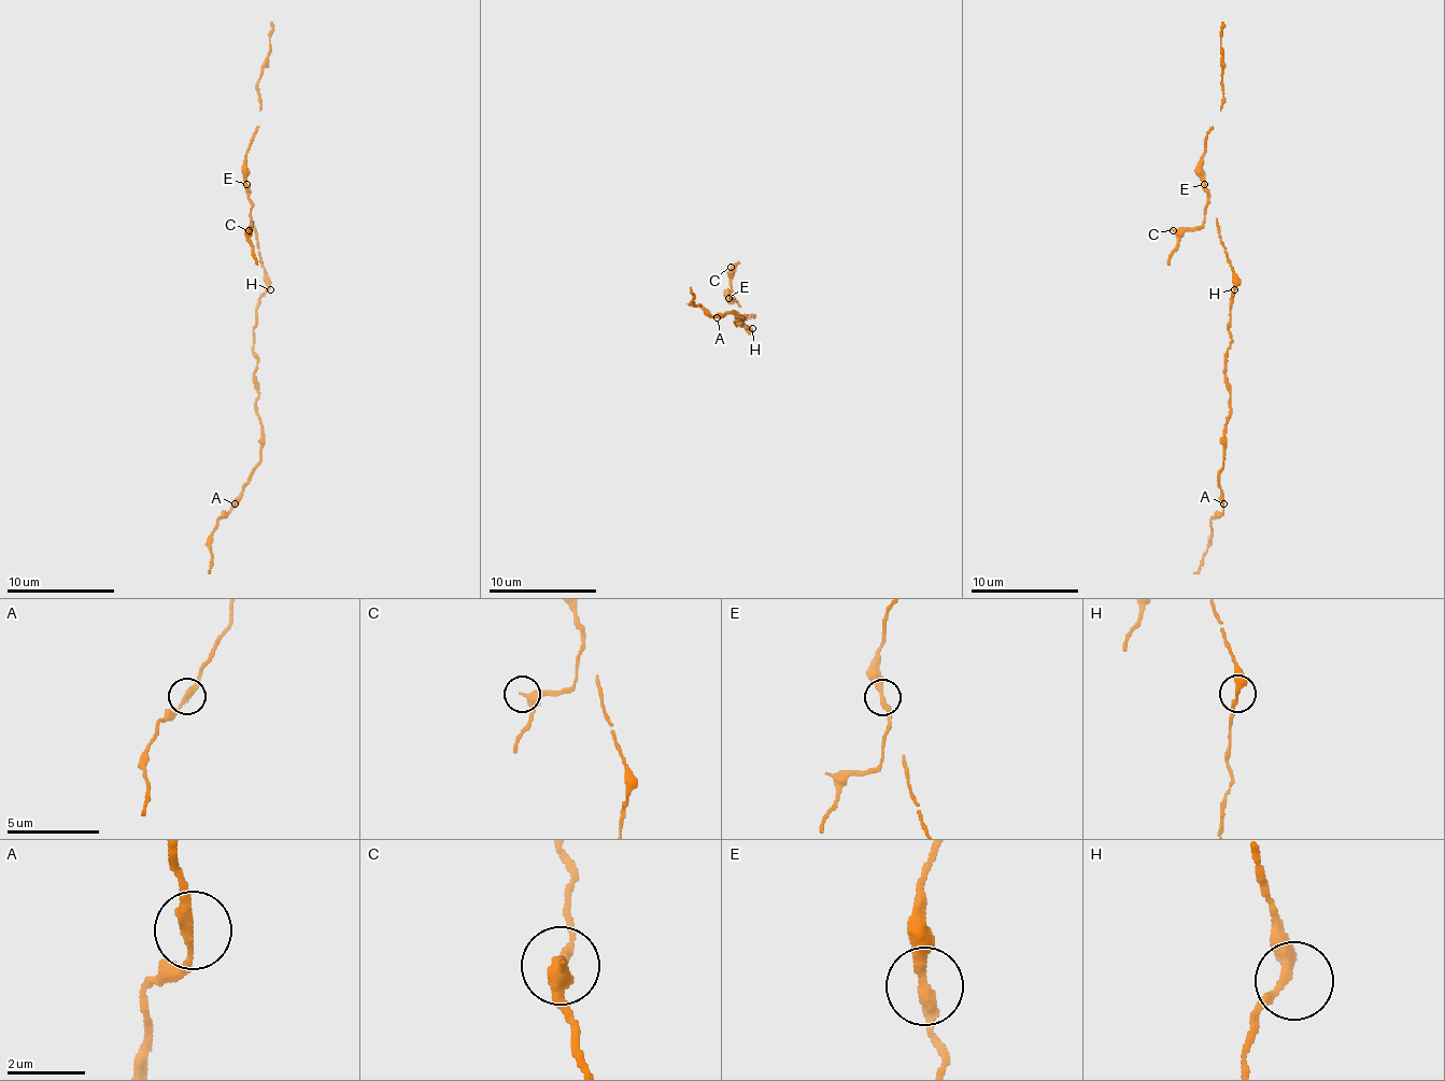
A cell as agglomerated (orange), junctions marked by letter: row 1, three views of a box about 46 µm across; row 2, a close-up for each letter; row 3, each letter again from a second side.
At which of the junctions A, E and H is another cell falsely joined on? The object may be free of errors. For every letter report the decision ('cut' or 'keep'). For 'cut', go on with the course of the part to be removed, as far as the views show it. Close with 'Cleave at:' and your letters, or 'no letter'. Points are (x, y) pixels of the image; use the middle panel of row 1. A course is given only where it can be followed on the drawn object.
A: keep
E: cut; foreign part runs (727, 299), (733, 299), (731, 278), (738, 261)
H: keep
Cleave at: E

